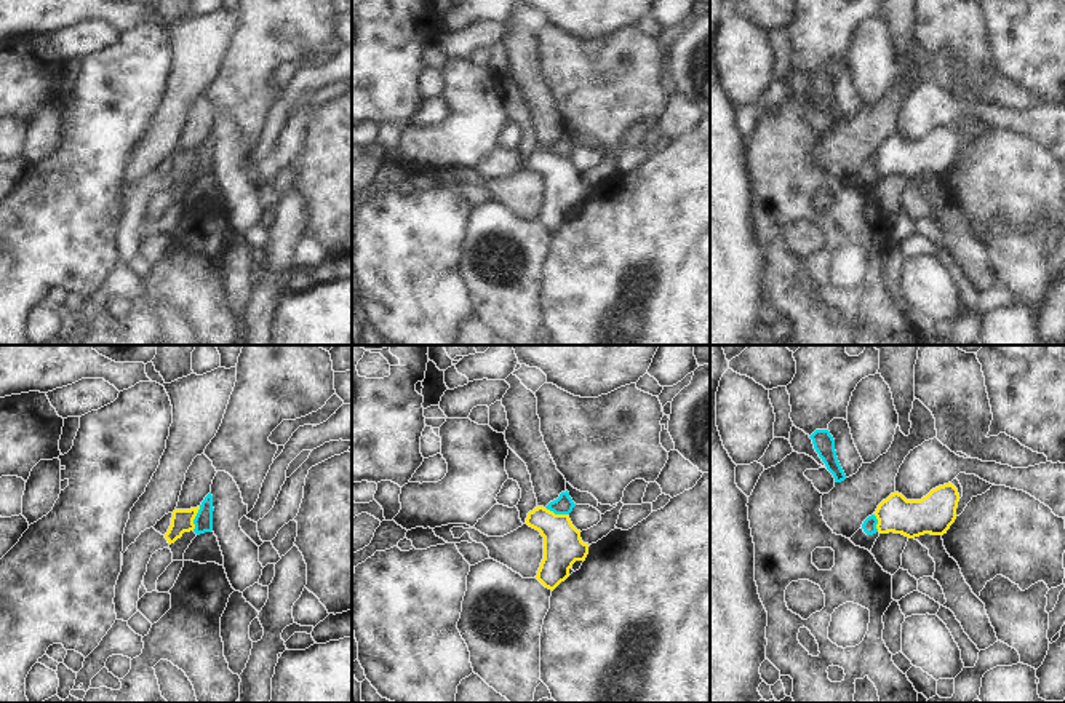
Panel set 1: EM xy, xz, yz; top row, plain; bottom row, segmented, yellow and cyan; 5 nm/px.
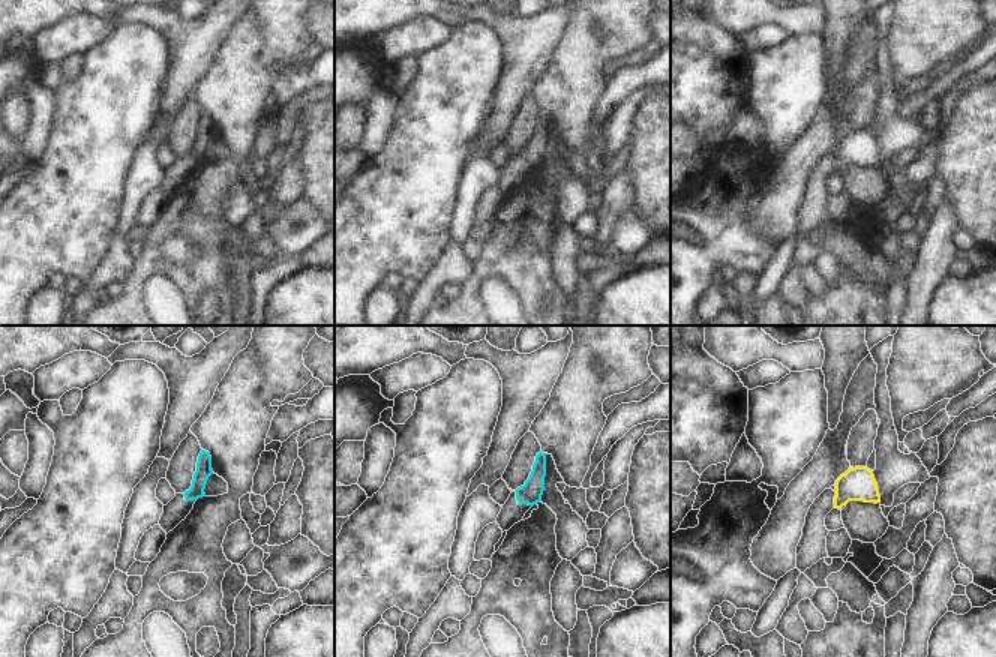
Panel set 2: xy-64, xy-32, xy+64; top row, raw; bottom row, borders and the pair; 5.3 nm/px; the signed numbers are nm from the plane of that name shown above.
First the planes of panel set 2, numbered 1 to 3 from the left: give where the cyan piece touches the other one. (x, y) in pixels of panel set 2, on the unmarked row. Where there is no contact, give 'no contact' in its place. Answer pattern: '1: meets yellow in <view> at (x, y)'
1: no contact
2: no contact
3: no contact

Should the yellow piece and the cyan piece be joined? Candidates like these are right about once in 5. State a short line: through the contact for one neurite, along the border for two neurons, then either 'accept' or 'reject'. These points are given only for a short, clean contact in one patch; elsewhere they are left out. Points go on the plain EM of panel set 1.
line xy (200, 149), (192, 171); reject

